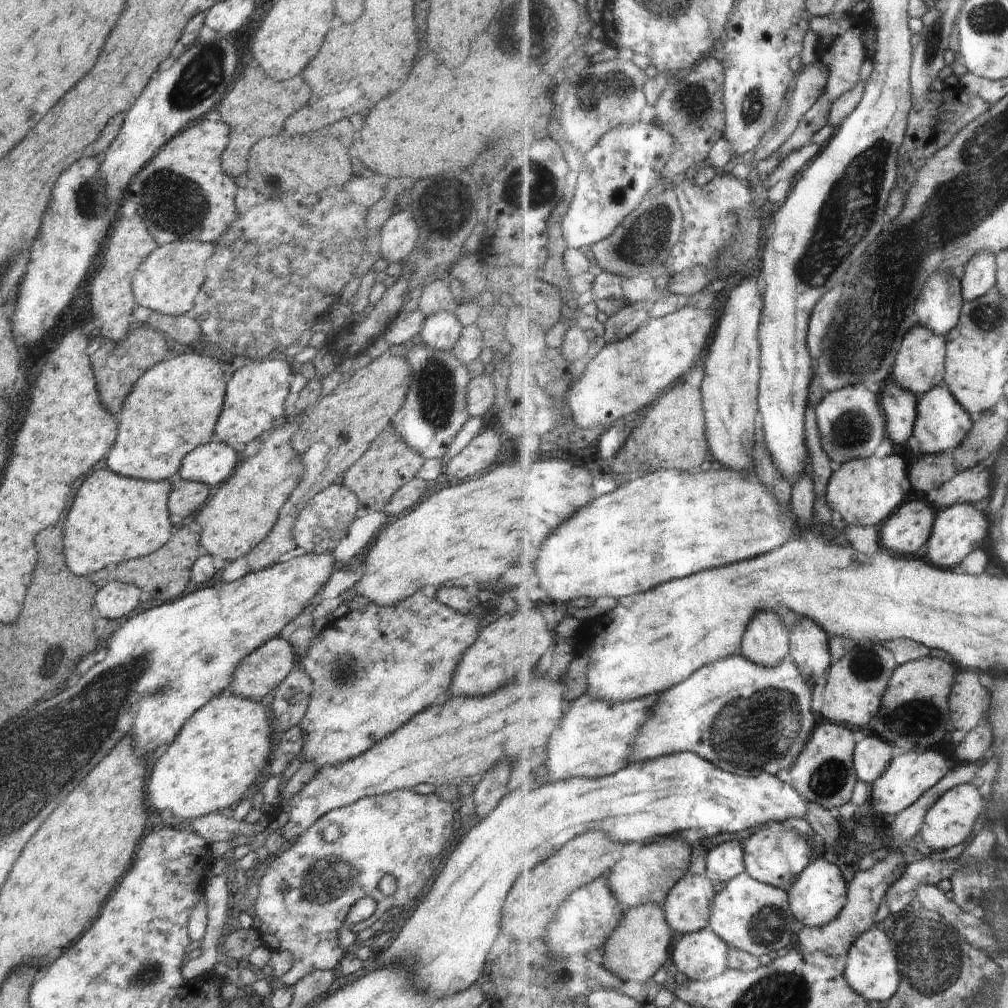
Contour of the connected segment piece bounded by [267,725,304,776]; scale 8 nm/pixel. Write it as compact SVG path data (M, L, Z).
M296 725L287 730L280 736L278 746L272 750L271 759L267 766L267 773L270 776L278 776L282 774L291 762L294 762L301 756L304 748L304 736L302 736L302 728Z

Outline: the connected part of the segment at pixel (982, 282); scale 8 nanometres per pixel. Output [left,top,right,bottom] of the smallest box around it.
[963,254,999,301]

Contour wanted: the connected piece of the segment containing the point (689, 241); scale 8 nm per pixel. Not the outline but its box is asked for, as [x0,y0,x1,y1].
[668,174,756,274]

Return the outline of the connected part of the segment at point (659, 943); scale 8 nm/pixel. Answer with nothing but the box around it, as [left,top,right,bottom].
[605,904,678,982]

